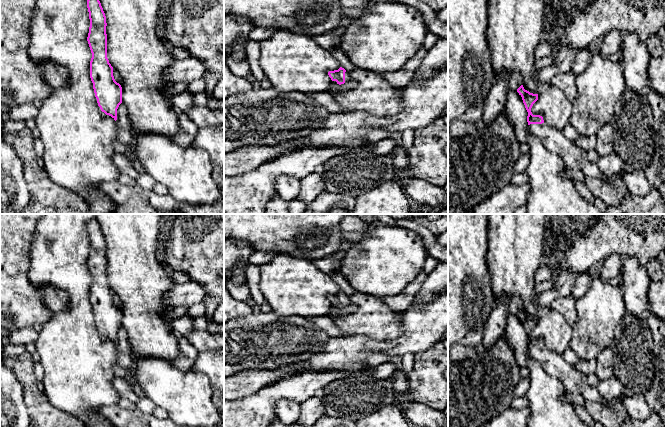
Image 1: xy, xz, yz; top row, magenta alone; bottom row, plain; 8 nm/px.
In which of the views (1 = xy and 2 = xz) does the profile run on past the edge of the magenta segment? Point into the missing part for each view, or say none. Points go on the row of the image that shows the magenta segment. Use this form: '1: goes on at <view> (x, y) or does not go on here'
1: does not go on here
2: goes on at xz (348, 84)

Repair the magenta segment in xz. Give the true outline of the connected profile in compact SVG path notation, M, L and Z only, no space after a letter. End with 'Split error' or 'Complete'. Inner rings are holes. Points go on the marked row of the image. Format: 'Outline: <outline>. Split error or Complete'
Outline: M342 67L338 70L329 71L328 75L332 83L338 85L340 88L350 89L356 86L356 83L351 80L350 73Z. Split error

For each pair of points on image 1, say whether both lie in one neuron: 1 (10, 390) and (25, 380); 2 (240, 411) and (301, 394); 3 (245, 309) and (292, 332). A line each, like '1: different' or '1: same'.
1: different
2: same
3: different

